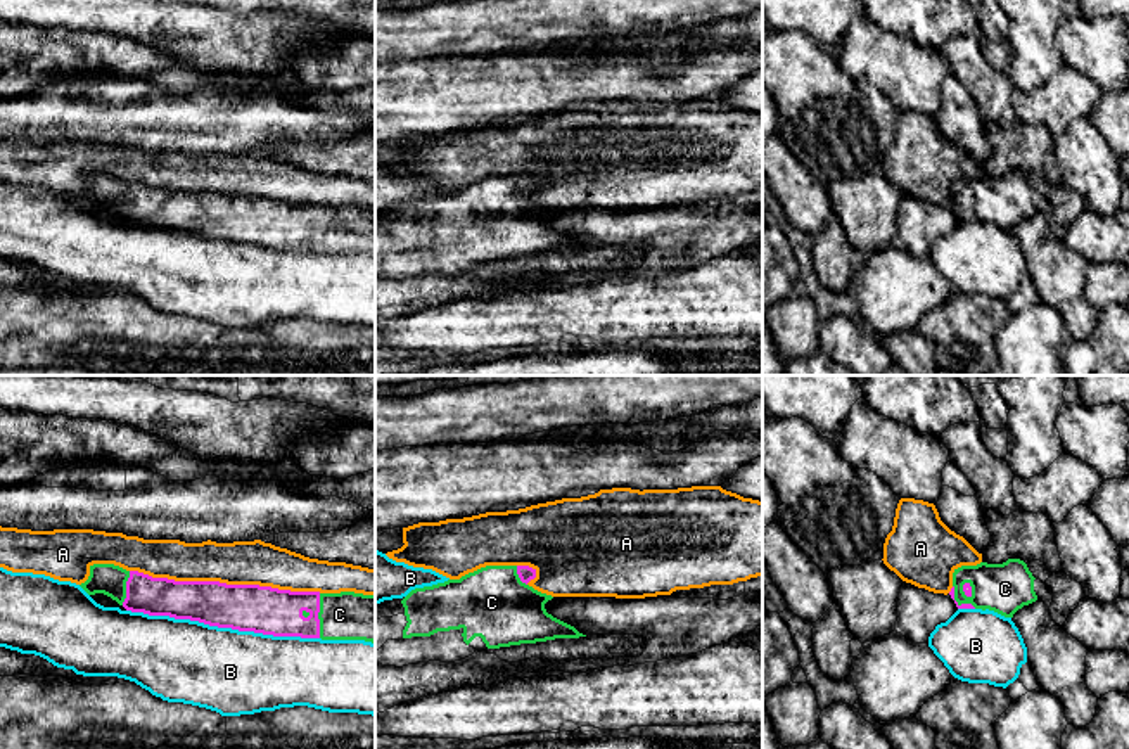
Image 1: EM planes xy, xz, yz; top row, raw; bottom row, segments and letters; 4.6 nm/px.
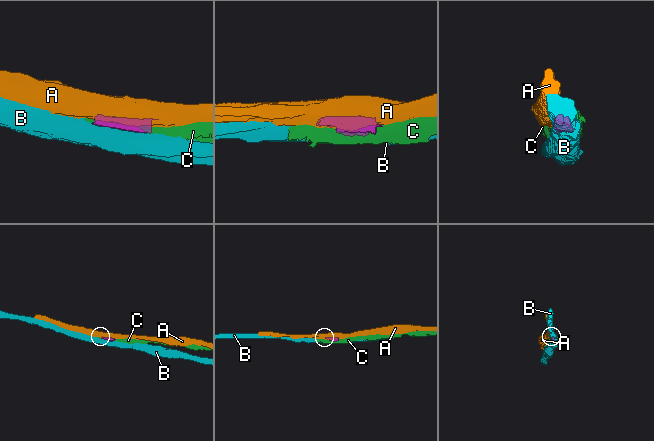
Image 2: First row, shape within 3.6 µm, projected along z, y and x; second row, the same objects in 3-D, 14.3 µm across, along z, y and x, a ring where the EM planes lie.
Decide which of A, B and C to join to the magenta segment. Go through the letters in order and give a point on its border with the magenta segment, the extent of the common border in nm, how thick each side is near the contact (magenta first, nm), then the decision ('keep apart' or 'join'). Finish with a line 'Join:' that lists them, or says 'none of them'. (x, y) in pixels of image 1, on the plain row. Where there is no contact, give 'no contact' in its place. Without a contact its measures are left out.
A: contact xy (225, 196); length 900 nm; calibres 220 and 200 nm; keep apart
B: contact xy (223, 239); length 900 nm; calibres 220 and 400 nm; keep apart
C: contact xy (317, 229); length 200 nm; calibres 220 and 220 nm; join
Join: C

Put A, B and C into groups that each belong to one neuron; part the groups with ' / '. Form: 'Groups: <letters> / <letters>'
Groups: A / B / C

